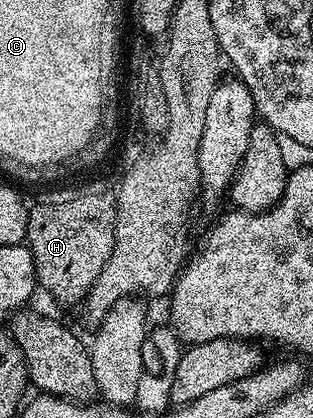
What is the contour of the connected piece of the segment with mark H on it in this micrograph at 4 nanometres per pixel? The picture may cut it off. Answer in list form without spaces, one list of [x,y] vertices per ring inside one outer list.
[[[88,178],[85,184],[76,184],[73,188],[56,186],[44,196],[44,200],[34,203],[28,209],[27,247],[32,250],[36,266],[36,283],[44,288],[60,304],[76,304],[87,300],[88,291],[94,286],[98,274],[102,274],[102,266],[110,262],[110,254],[114,250],[116,237],[116,193],[113,185],[104,180]]]

